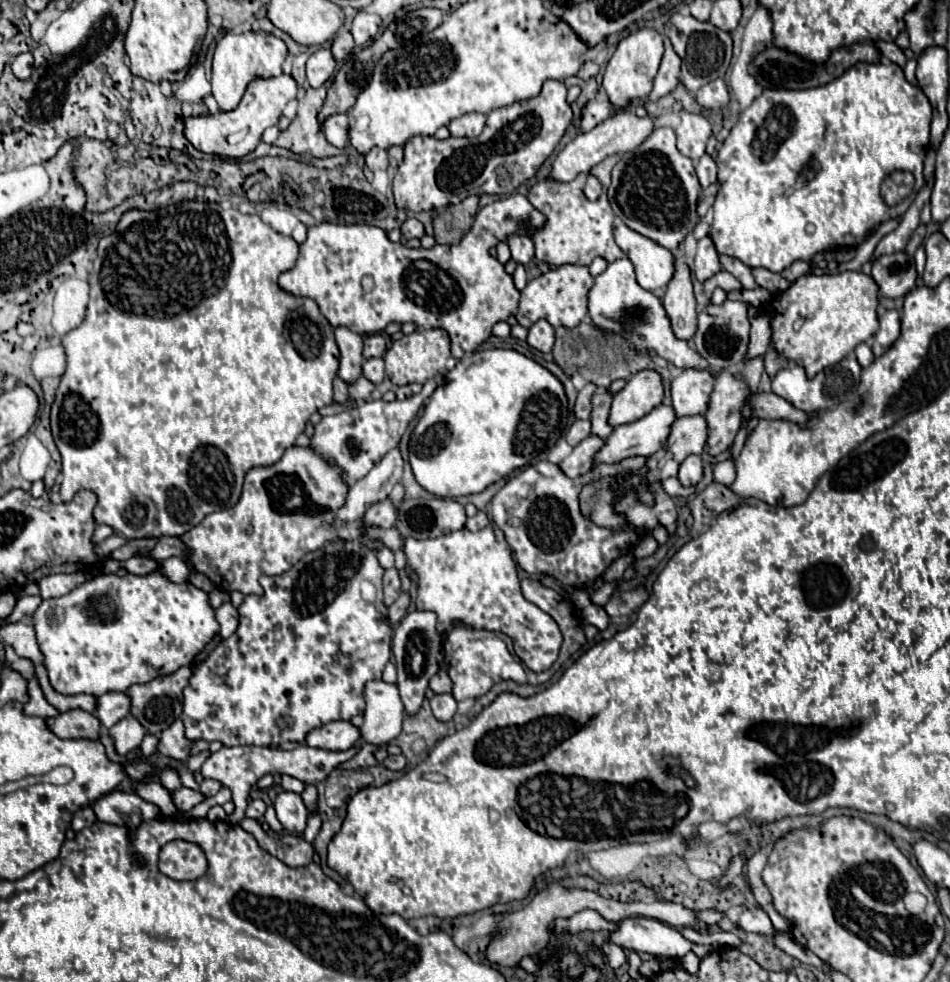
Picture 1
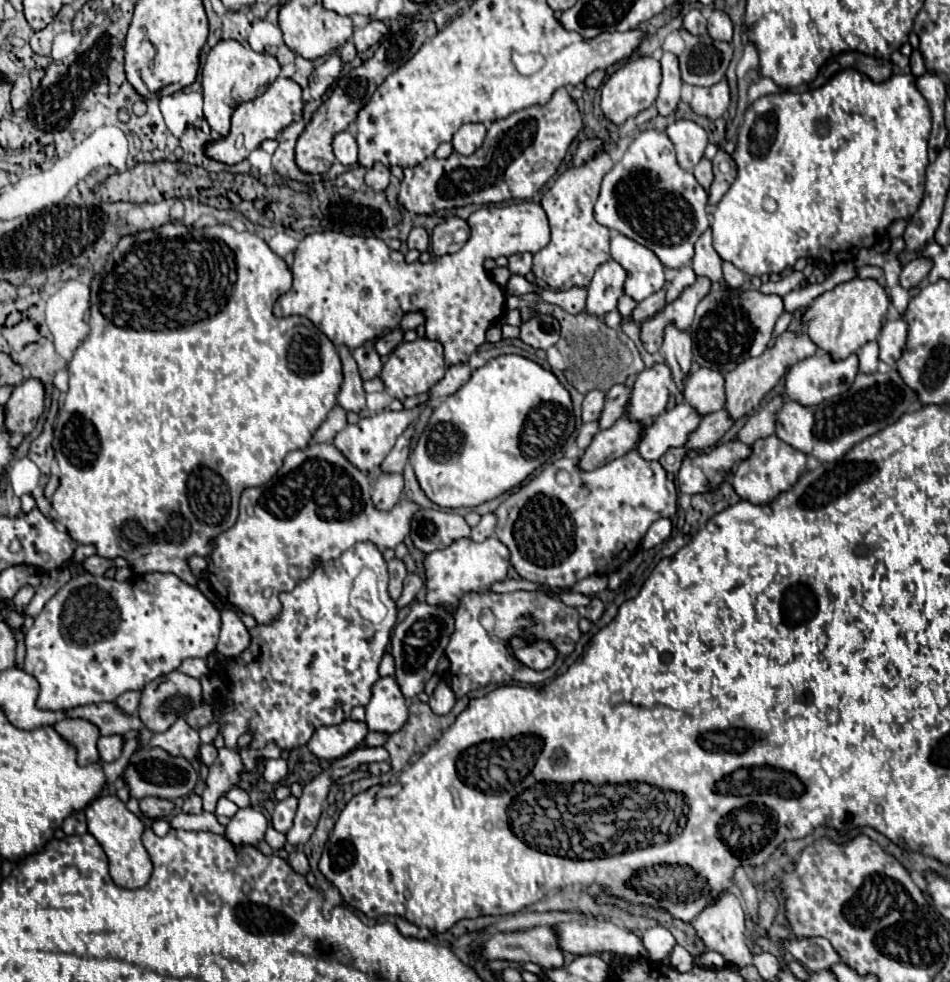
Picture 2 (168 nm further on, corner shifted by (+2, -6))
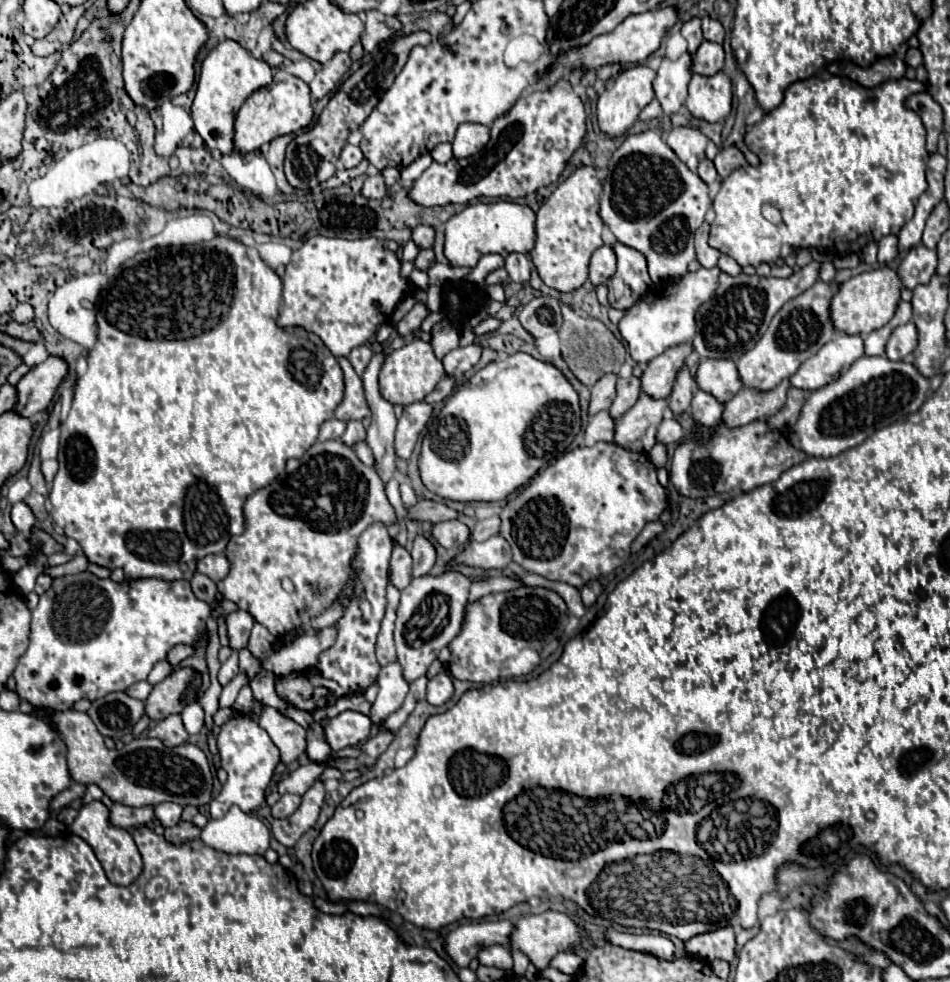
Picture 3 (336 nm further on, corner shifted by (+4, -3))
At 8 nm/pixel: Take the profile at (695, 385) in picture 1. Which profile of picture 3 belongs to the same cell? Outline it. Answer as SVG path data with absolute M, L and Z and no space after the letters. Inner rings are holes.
M703 360L695 382L703 392L715 396L719 402L731 400L731 396L735 396L743 386L733 360Z

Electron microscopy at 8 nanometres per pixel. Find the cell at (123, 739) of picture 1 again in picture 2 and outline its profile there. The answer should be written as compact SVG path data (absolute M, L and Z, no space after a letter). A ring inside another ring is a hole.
M111 735L111 737L101 737L99 739L99 753L103 761L115 761L123 751L123 737L121 735Z

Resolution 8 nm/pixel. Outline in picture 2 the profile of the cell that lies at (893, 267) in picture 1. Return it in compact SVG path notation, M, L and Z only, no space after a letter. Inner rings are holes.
M917 255L913 261L909 261L909 263L903 267L901 277L899 277L899 279L901 279L901 287L903 287L903 289L919 287L919 285L927 279L931 267L933 267L933 261L931 261L929 257Z

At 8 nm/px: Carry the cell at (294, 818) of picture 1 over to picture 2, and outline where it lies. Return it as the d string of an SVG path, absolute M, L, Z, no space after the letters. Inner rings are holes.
M287 797L285 801L277 803L277 807L273 811L273 817L271 817L271 825L281 833L289 831L289 827L293 825L295 811L297 811L297 799L295 797Z

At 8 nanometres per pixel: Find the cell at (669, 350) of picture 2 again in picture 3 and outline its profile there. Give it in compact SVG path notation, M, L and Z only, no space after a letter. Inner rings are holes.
M683 366L677 374L677 380L675 380L675 386L673 386L673 392L669 398L669 406L671 406L673 414L681 414L681 412L689 410L689 404L693 398L693 388L695 388L695 380L689 374L689 368Z

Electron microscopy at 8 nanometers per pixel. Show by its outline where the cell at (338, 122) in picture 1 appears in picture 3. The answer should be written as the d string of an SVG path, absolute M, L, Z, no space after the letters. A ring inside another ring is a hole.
M345 144L343 152L341 152L341 162L345 168L353 168L363 160L363 152L359 150L359 146L353 144Z

